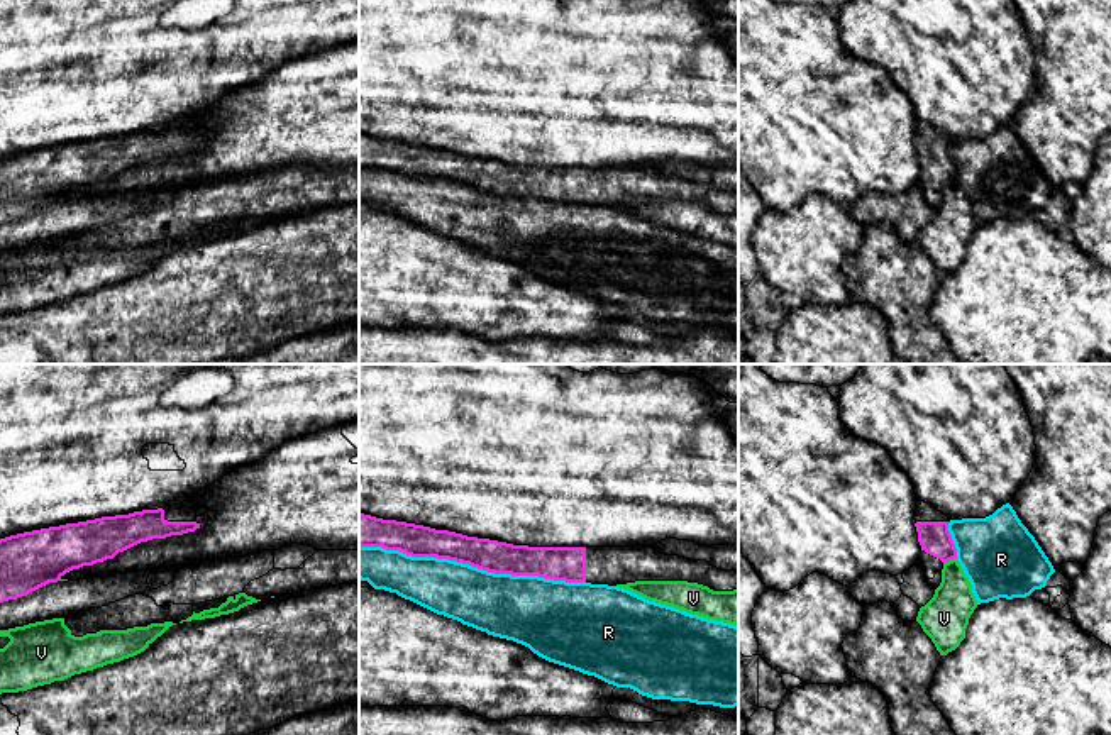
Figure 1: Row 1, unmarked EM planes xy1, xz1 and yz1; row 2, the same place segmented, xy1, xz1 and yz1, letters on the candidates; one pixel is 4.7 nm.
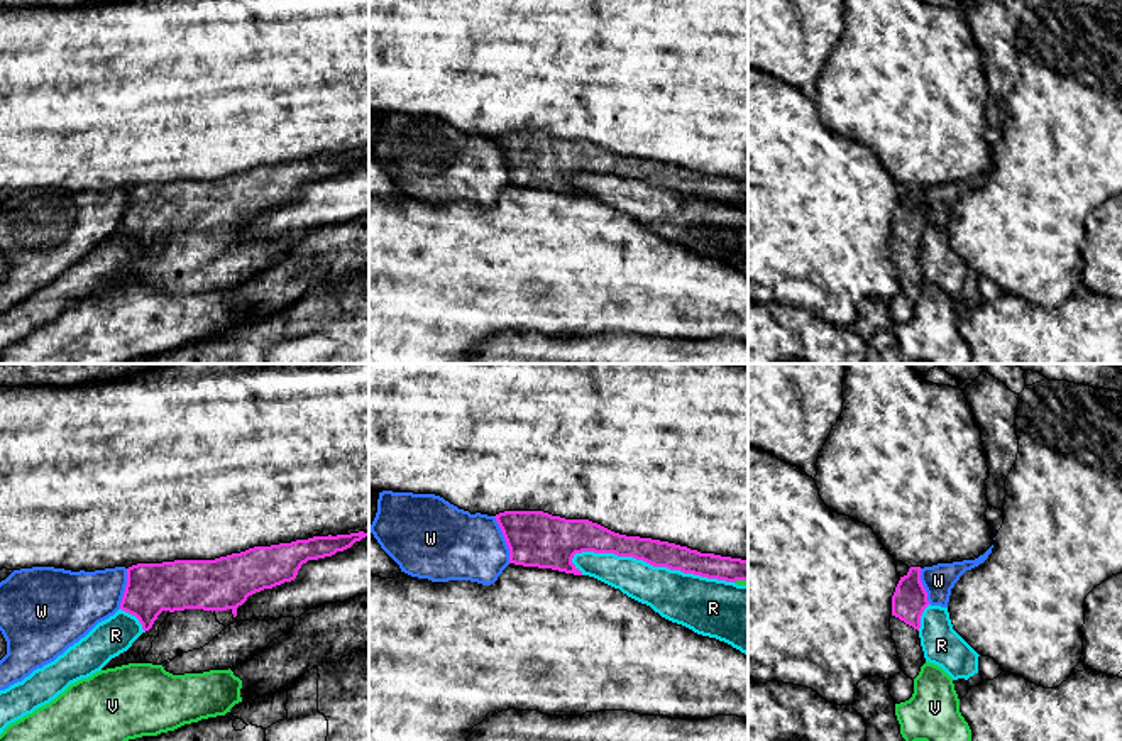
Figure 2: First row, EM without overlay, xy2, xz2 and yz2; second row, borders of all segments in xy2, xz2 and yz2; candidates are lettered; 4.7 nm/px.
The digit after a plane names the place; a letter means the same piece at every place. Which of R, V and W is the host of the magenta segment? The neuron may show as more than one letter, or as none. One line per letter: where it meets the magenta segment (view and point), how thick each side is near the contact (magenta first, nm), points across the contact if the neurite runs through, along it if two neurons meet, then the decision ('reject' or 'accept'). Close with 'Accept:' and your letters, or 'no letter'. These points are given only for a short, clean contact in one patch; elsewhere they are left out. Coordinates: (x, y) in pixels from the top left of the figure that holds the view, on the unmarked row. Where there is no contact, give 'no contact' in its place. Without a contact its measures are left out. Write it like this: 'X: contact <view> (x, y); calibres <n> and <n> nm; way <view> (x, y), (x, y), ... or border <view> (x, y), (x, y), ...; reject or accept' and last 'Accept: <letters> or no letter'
R: contact xz1 (473, 187); calibres 160 and 300 nm; reject
V: contact yz1 (949, 180); calibres 150 and 200 nm; reject
W: contact xz2 (505, 159); calibres 260 and 340 nm; border xz2 (493, 137), (508, 170), (510, 183); reject
Accept: no letter

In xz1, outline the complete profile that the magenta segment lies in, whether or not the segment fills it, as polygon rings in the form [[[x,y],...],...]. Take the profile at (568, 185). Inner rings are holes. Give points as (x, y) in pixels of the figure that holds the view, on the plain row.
[[[359,134],[359,168],[383,168],[412,178],[449,180],[495,195],[566,203],[616,207],[635,202],[688,202],[713,212],[738,210],[738,191],[721,191],[706,181],[667,176],[650,168],[513,166],[364,134]]]

